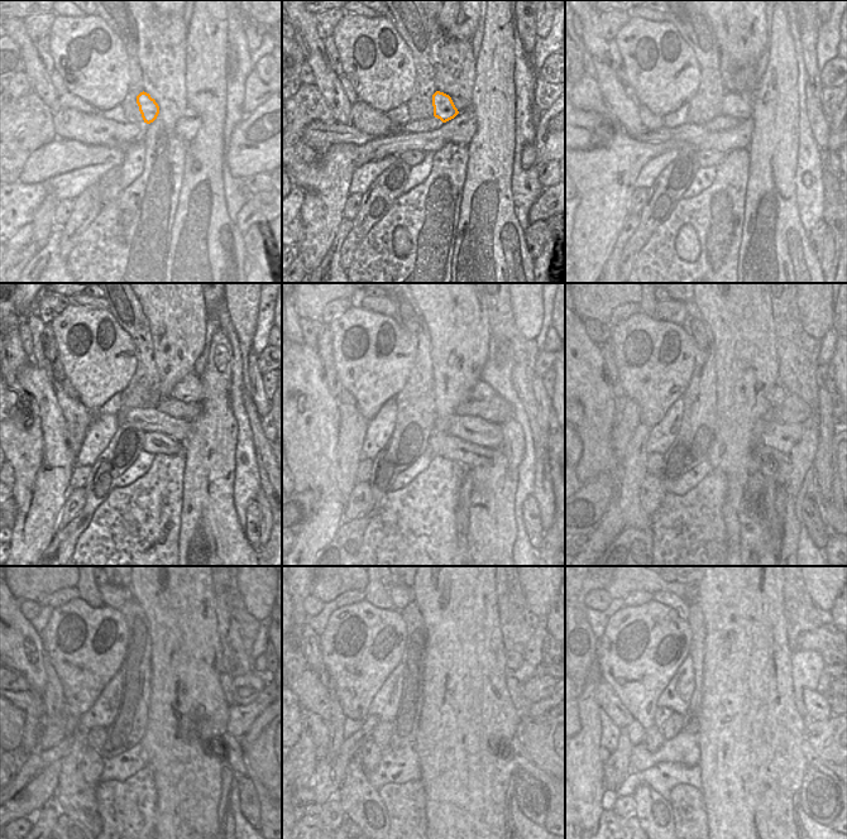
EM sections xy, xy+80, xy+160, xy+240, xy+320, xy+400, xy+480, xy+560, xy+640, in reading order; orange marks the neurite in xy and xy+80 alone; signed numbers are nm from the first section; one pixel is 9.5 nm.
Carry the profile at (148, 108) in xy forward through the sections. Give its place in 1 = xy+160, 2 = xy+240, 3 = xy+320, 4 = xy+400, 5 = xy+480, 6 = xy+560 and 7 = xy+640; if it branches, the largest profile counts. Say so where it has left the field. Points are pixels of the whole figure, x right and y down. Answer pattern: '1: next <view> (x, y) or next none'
1: next xy+160 (735, 105)
2: next xy+240 (190, 389)
3: next xy+320 (482, 391)
4: next xy+400 (776, 394)
5: next xy+480 (226, 681)
6: next xy+560 (521, 703)
7: next xy+640 (818, 708)

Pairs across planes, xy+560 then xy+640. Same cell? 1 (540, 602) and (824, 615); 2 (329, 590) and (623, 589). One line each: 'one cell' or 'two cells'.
1: two cells
2: one cell

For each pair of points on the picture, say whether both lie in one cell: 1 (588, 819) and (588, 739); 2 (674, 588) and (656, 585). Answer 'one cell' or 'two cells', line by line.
1: one cell
2: one cell

